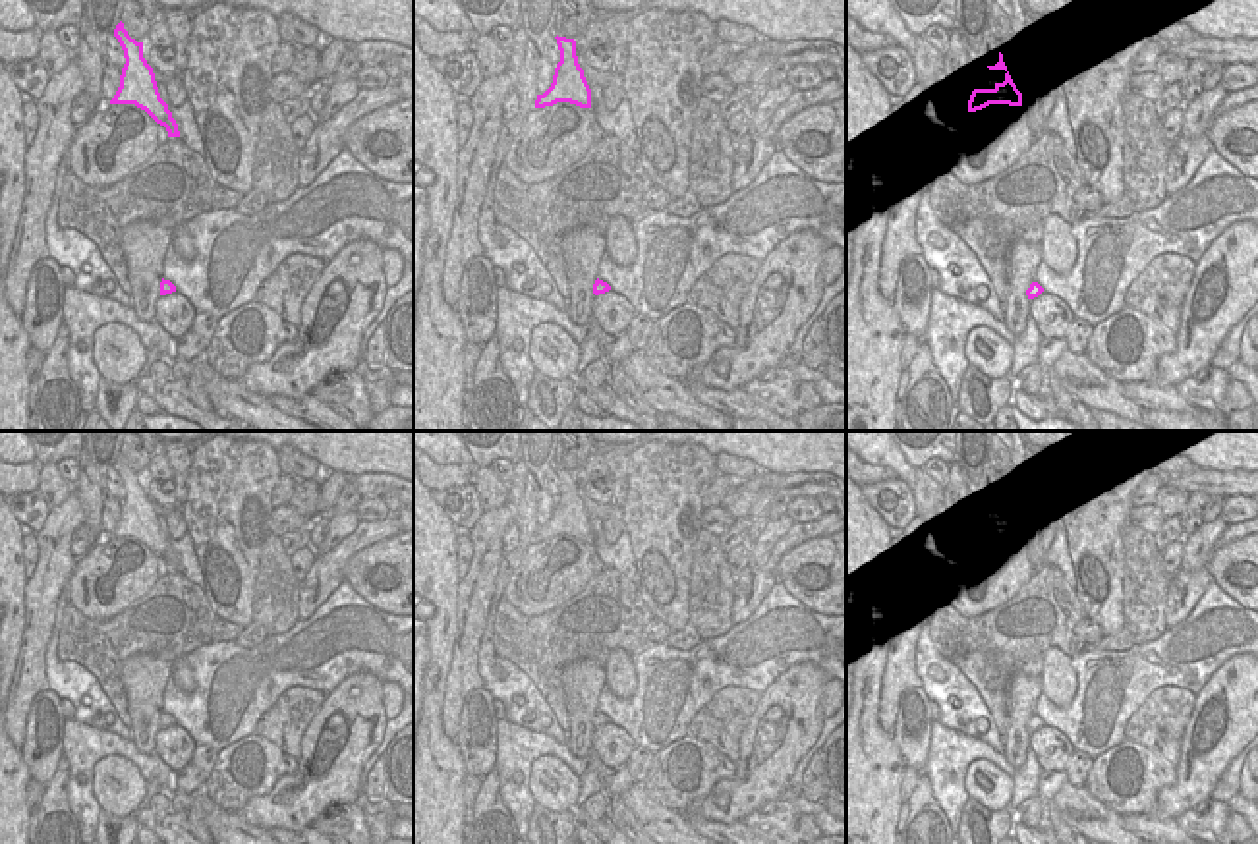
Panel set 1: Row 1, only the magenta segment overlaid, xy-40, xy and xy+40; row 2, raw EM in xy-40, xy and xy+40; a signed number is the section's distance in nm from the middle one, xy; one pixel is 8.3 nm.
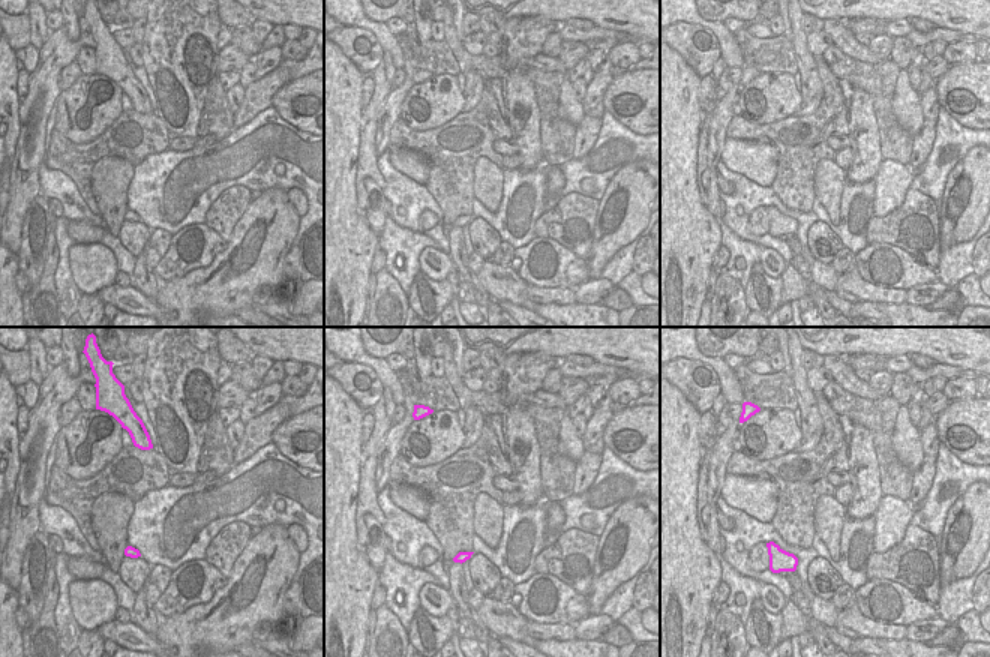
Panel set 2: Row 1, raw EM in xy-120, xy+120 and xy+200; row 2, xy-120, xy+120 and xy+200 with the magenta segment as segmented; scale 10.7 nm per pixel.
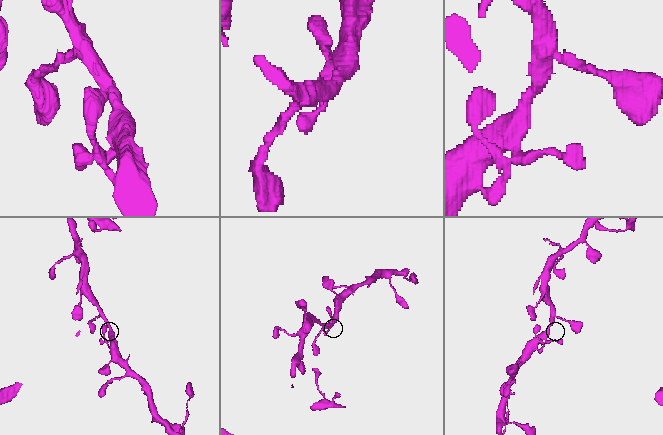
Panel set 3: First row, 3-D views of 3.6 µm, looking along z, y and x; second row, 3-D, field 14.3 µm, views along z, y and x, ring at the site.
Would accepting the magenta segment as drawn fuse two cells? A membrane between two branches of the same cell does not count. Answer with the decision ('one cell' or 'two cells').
one cell

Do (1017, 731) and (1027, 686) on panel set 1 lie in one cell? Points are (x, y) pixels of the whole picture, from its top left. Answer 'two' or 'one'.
one

